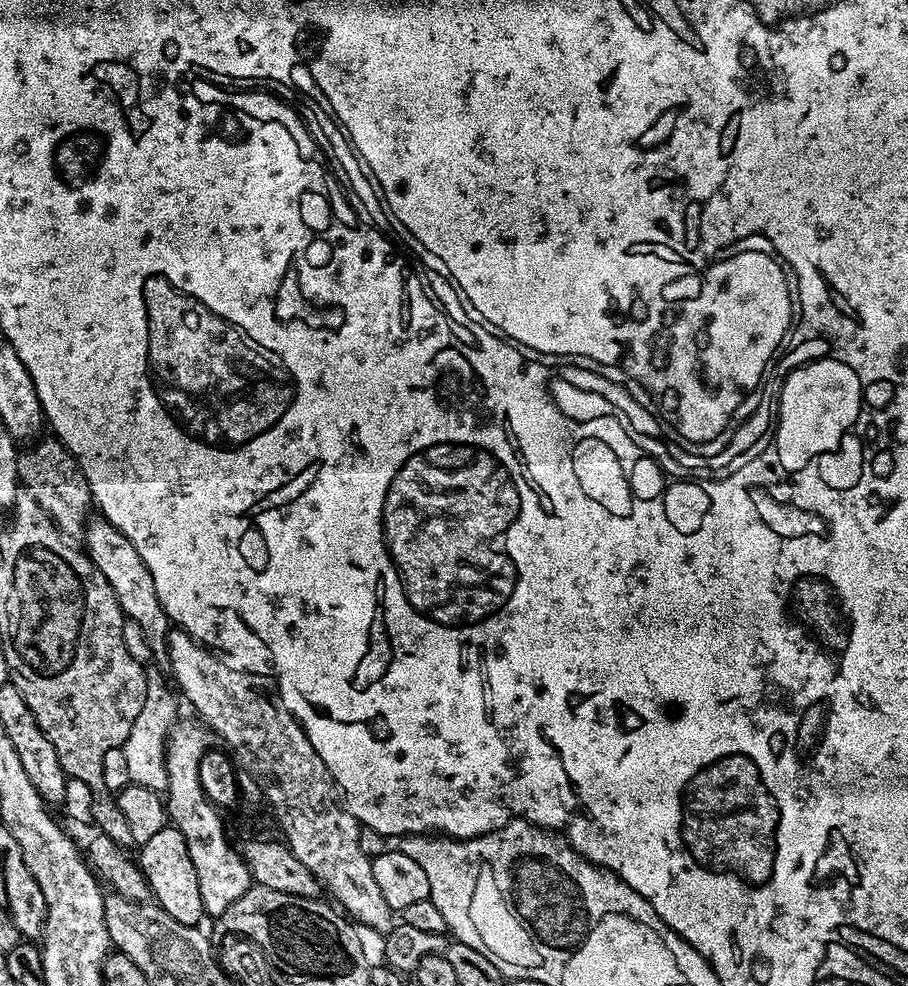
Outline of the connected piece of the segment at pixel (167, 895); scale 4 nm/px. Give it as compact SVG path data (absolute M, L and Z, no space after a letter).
M169 826L158 830L158 834L150 838L150 842L139 845L138 863L148 880L155 903L162 910L166 910L166 914L170 914L174 922L196 926L201 923L200 919L205 919L202 894L198 891L198 874L194 870L194 862L190 862L186 842L176 827Z

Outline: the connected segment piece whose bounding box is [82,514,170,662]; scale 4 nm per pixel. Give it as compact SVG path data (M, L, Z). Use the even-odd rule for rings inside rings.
M99 514L89 515L82 539L86 555L92 559L95 568L102 570L106 582L110 582L110 590L114 590L114 598L118 598L118 606L124 611L125 617L138 622L138 630L142 630L146 646L150 646L153 657L160 662L167 661L170 621L162 602L158 602L158 590L154 590L154 578L146 562L142 562L138 550L134 550L134 542L130 542L130 538L122 534L122 530L118 530L106 517Z

